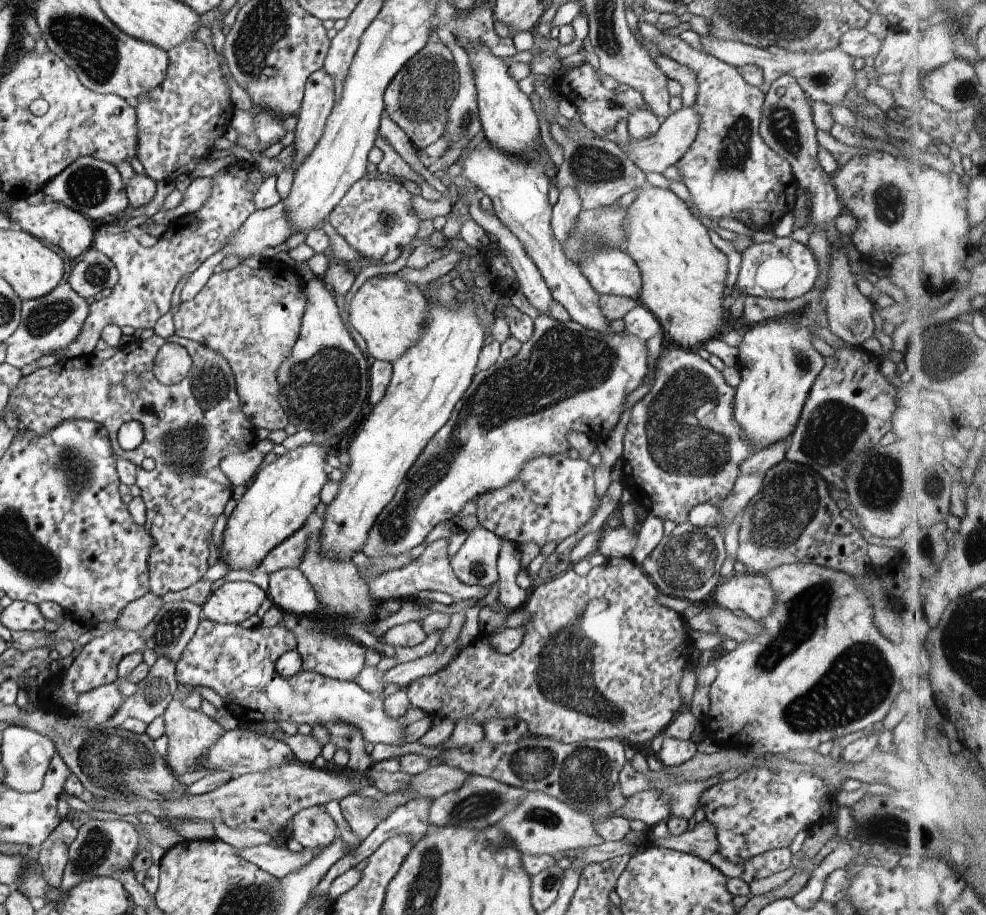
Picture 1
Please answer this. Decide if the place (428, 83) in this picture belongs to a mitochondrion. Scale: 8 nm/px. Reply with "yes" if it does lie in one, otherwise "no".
yes

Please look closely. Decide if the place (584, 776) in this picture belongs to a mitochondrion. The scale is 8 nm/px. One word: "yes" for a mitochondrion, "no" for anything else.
yes

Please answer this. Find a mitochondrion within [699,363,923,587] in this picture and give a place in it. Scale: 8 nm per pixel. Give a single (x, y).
(781, 516)

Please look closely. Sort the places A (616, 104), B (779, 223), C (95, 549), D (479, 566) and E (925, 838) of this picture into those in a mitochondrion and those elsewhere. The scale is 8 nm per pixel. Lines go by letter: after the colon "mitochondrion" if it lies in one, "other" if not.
A: mitochondrion
B: other
C: other
D: mitochondrion
E: mitochondrion

